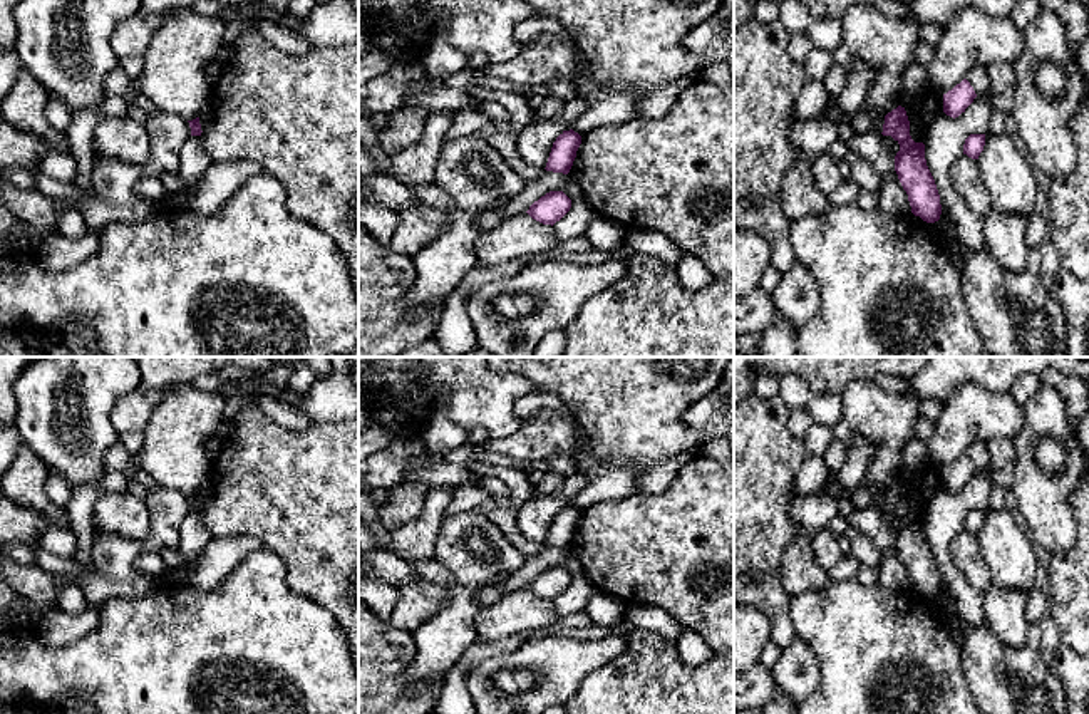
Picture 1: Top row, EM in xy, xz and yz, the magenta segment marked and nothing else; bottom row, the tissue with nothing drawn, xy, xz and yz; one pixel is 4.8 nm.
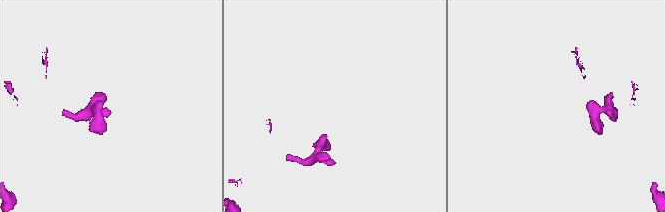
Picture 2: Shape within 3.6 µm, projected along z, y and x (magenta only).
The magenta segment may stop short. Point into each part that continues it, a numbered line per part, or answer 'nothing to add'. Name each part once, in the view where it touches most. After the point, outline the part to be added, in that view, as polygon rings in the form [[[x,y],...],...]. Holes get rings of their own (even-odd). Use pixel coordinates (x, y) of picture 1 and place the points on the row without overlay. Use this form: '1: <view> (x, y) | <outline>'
nothing to add

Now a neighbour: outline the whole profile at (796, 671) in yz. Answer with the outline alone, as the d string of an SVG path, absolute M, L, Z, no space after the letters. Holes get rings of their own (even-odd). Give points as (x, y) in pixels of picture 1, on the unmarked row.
M799 637L781 650L771 669L777 686L792 701L808 699L821 682L819 664L814 652Z

